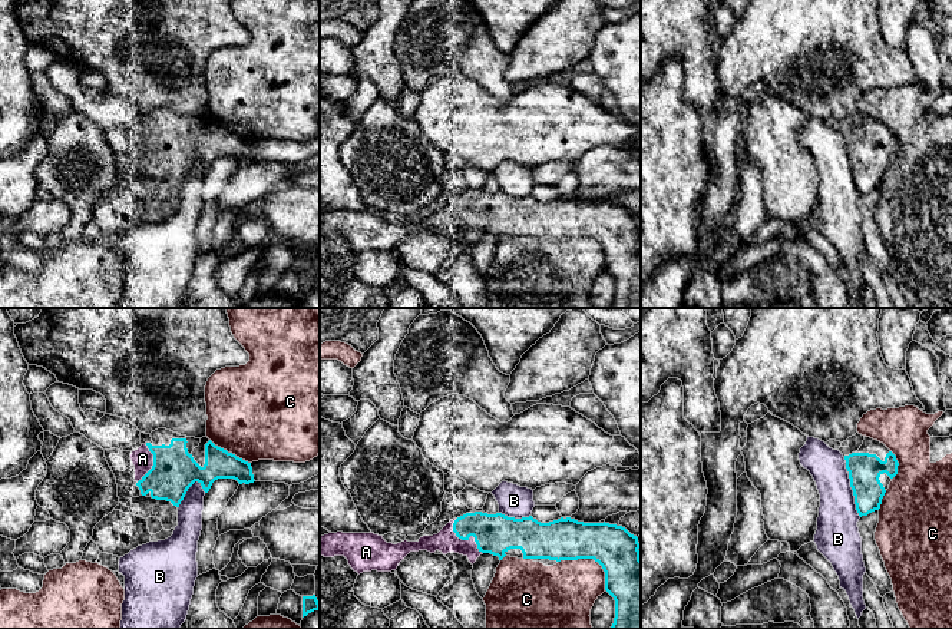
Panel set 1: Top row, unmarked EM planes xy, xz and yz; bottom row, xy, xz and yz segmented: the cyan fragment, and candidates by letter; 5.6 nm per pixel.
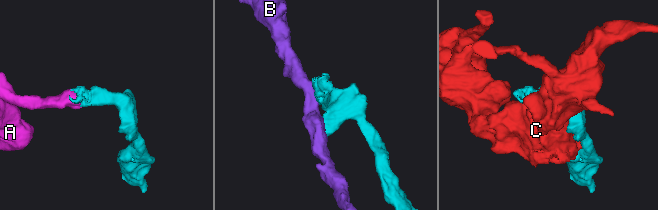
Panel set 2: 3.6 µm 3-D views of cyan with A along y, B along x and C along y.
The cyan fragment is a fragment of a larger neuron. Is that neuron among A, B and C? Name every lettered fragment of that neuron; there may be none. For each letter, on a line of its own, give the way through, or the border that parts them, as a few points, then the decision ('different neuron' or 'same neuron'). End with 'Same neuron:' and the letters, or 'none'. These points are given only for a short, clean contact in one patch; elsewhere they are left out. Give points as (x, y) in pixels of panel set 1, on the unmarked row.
A: same neuron
B: along yz (848, 152), (855, 188), (860, 195) | different neuron
C: different neuron
Same neuron: A

